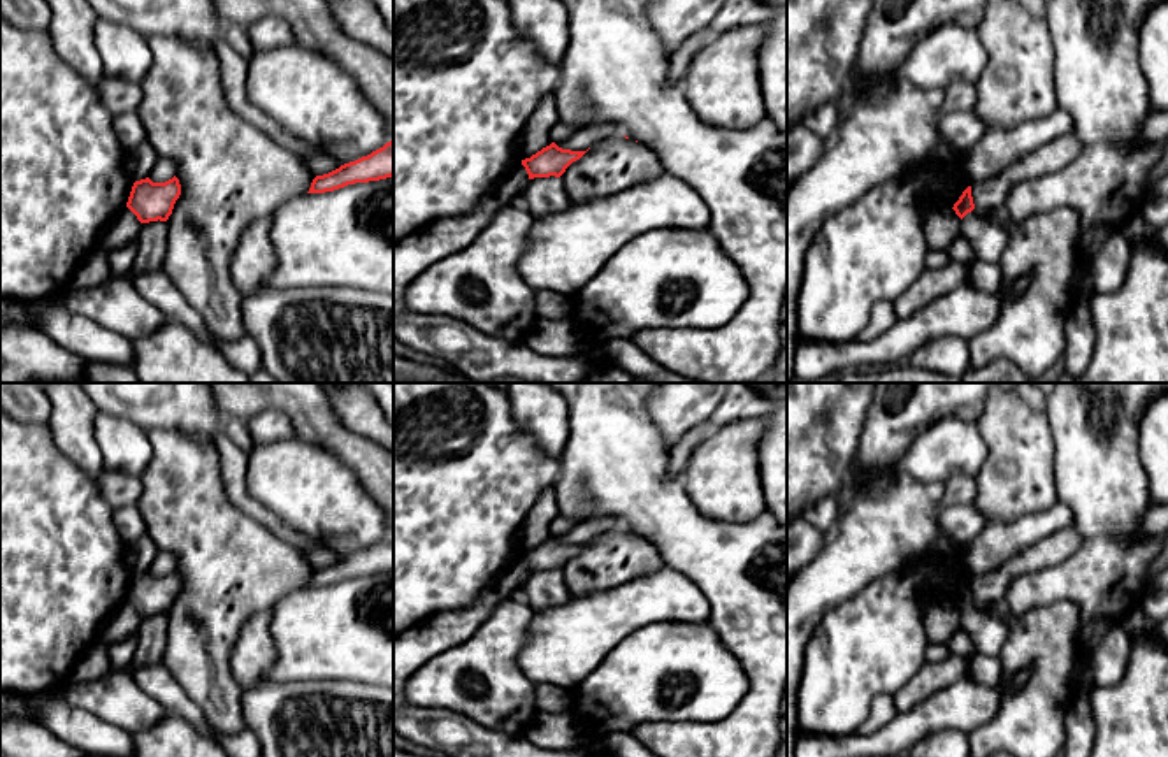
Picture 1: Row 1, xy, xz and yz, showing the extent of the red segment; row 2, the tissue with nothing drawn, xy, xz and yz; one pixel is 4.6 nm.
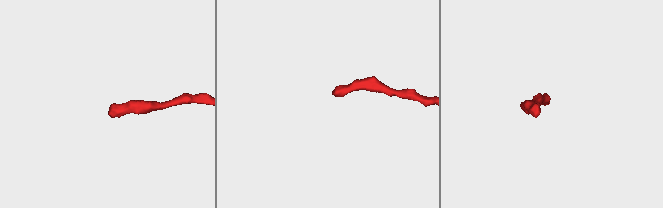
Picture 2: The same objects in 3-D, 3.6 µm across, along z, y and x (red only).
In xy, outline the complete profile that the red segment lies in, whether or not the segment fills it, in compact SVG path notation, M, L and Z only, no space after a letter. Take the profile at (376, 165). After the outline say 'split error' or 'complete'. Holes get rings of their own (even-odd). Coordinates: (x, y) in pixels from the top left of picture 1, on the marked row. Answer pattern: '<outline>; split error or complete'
M393 141L383 148L344 163L339 169L316 176L307 193L325 193L355 183L379 181L393 176Z; complete

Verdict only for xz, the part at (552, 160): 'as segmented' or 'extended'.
as segmented

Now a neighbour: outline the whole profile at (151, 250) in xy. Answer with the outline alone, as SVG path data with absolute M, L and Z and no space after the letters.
M167 221L141 223L137 234L137 256L130 269L133 274L153 272L163 269L167 255Z

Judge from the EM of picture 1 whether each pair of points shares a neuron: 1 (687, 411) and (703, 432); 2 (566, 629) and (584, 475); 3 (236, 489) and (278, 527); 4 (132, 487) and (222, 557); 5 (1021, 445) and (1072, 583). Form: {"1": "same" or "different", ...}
{"1": "different", "2": "same", "3": "same", "4": "different", "5": "different"}

